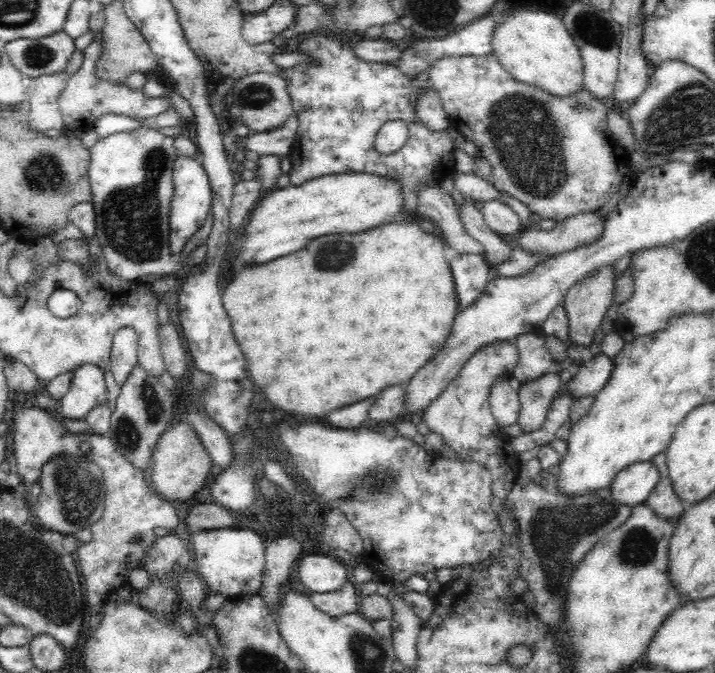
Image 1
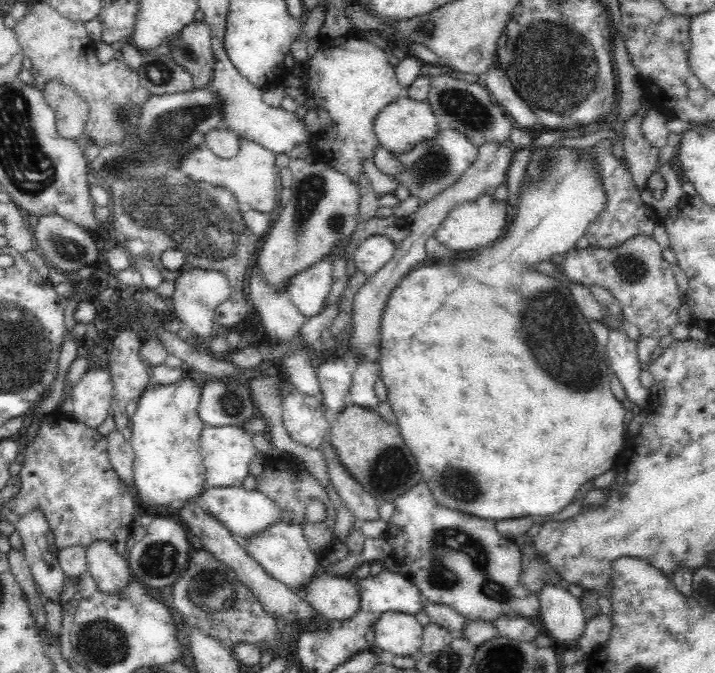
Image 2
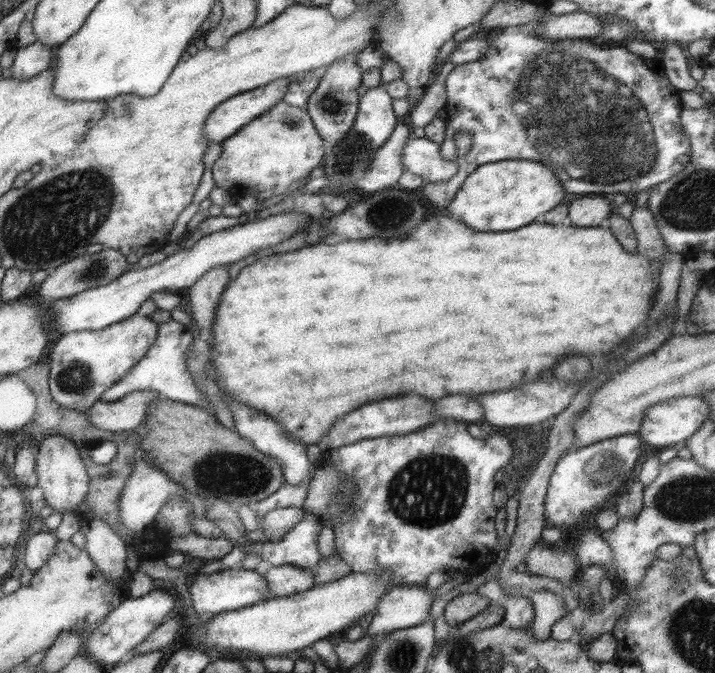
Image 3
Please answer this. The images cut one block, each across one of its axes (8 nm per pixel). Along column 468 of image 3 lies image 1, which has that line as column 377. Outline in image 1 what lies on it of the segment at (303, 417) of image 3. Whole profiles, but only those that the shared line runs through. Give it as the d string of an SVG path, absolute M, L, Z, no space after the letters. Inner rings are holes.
M394 222L366 230L362 234L325 234L314 238L304 248L296 252L270 261L268 266L253 264L253 262L252 264L242 264L238 270L234 270L232 278L222 290L221 297L225 312L228 312L227 316L232 322L234 336L246 356L246 366L252 374L252 380L266 392L268 400L272 404L276 404L276 408L280 406L286 412L294 412L294 414L302 414L302 416L324 416L338 406L346 406L350 402L358 402L362 398L376 396L392 384L407 383L422 366L442 350L442 346L452 330L454 314L458 312L449 261L445 259L443 253L444 246L445 243L440 237L436 237L434 233L426 232L419 224ZM332 244L340 246L338 250L334 250L338 260L332 256L330 258L324 256L324 246L332 246ZM346 254L348 254L348 268L344 266L344 270L336 270L336 264L340 264L342 258L346 260Z

